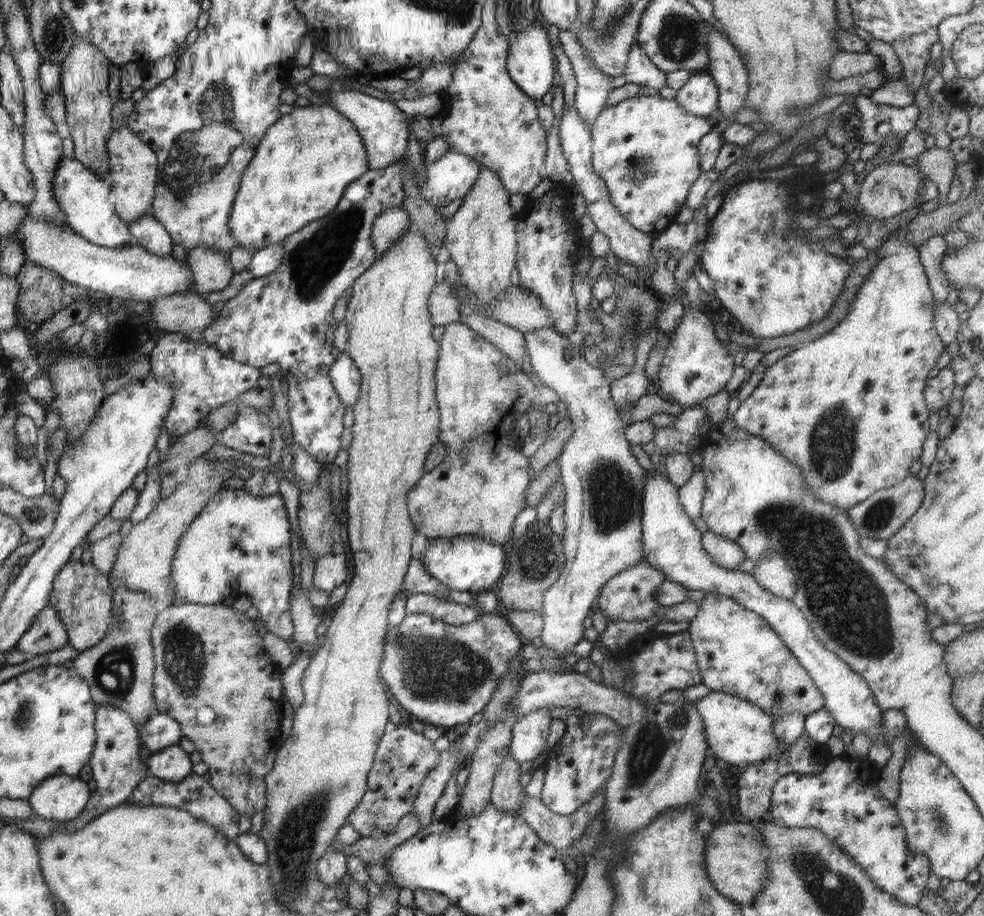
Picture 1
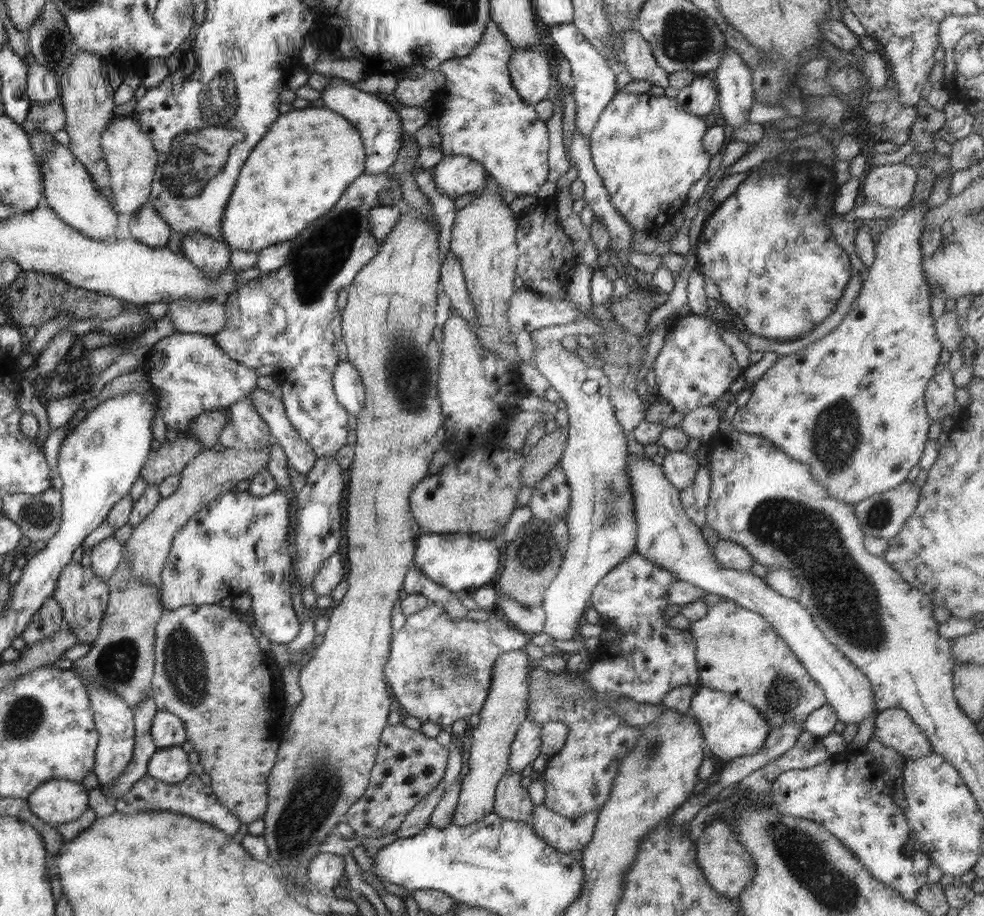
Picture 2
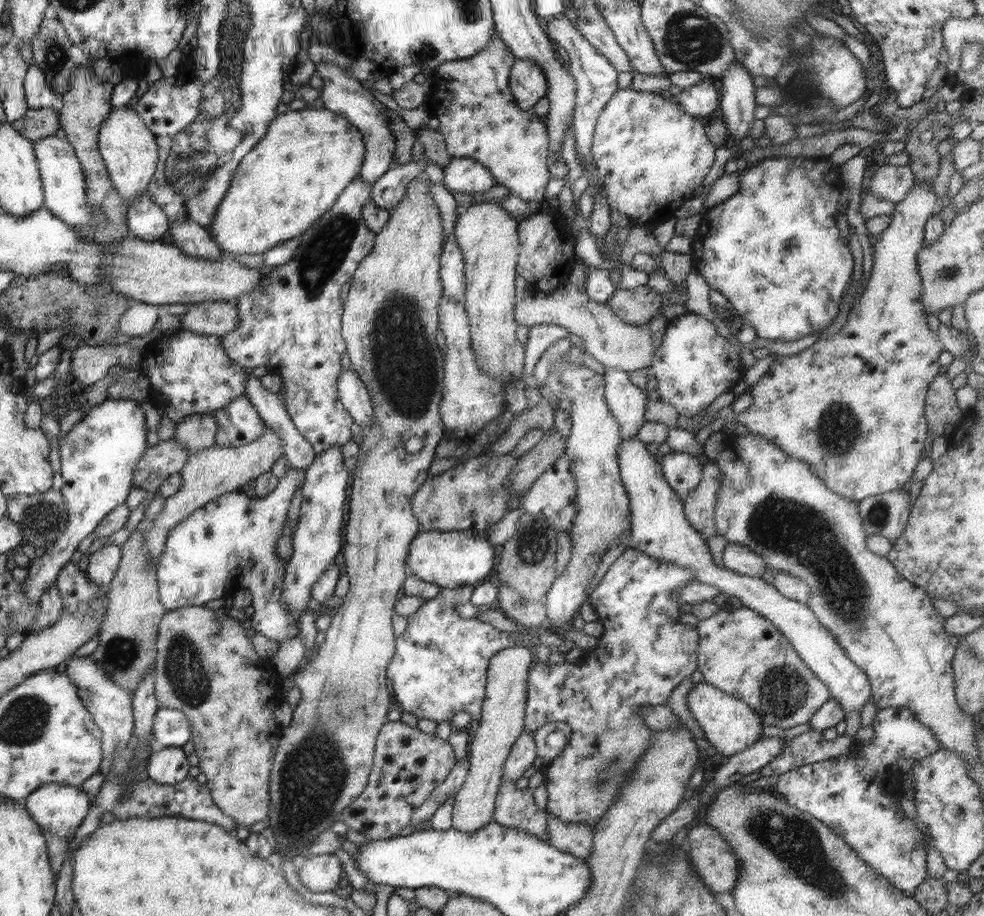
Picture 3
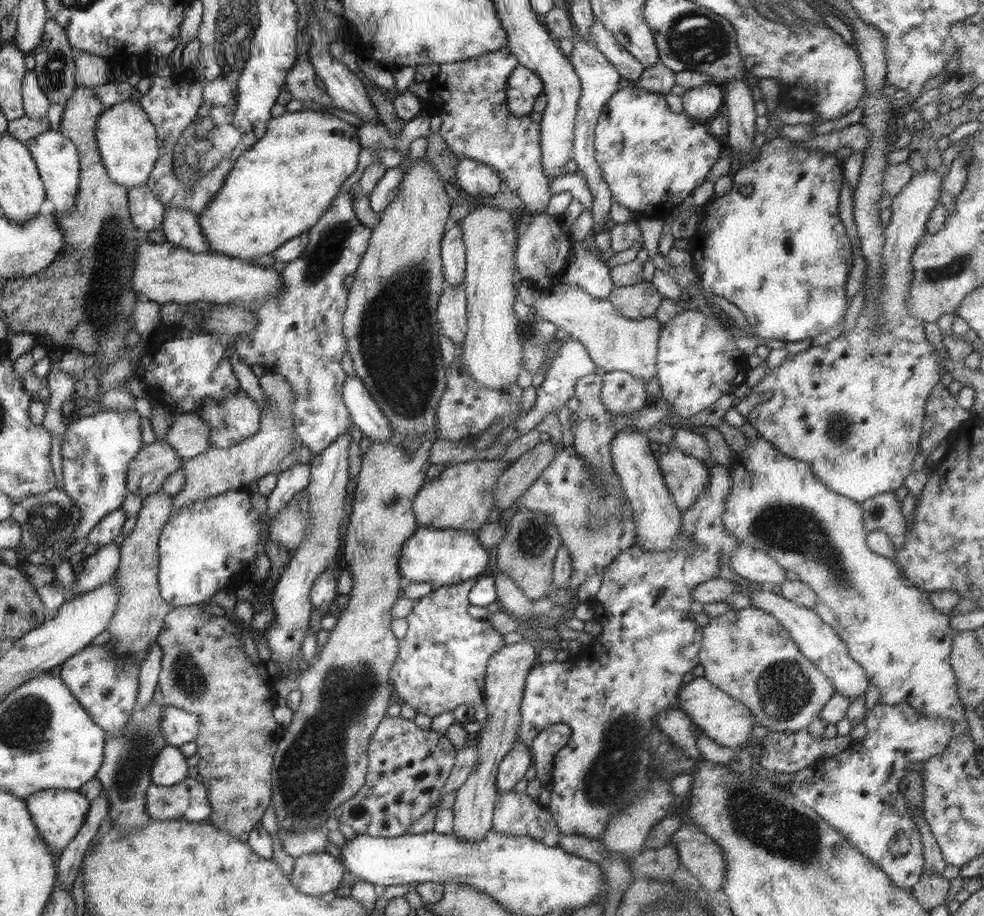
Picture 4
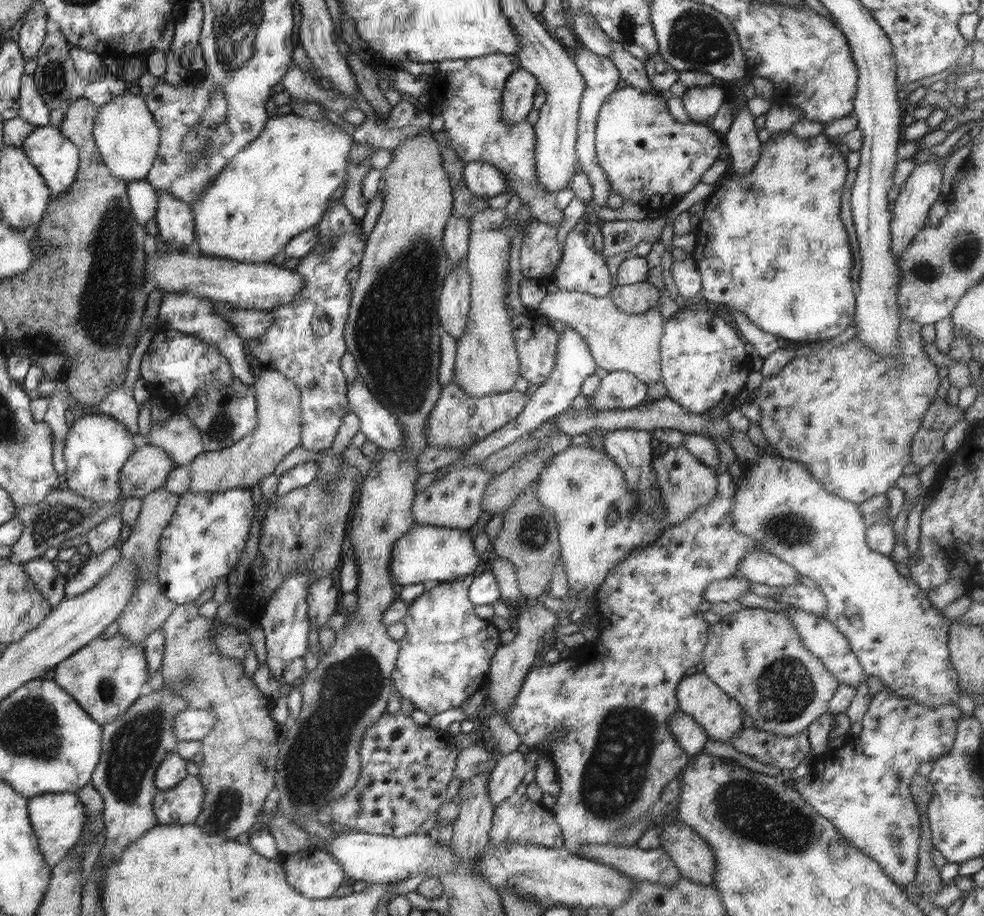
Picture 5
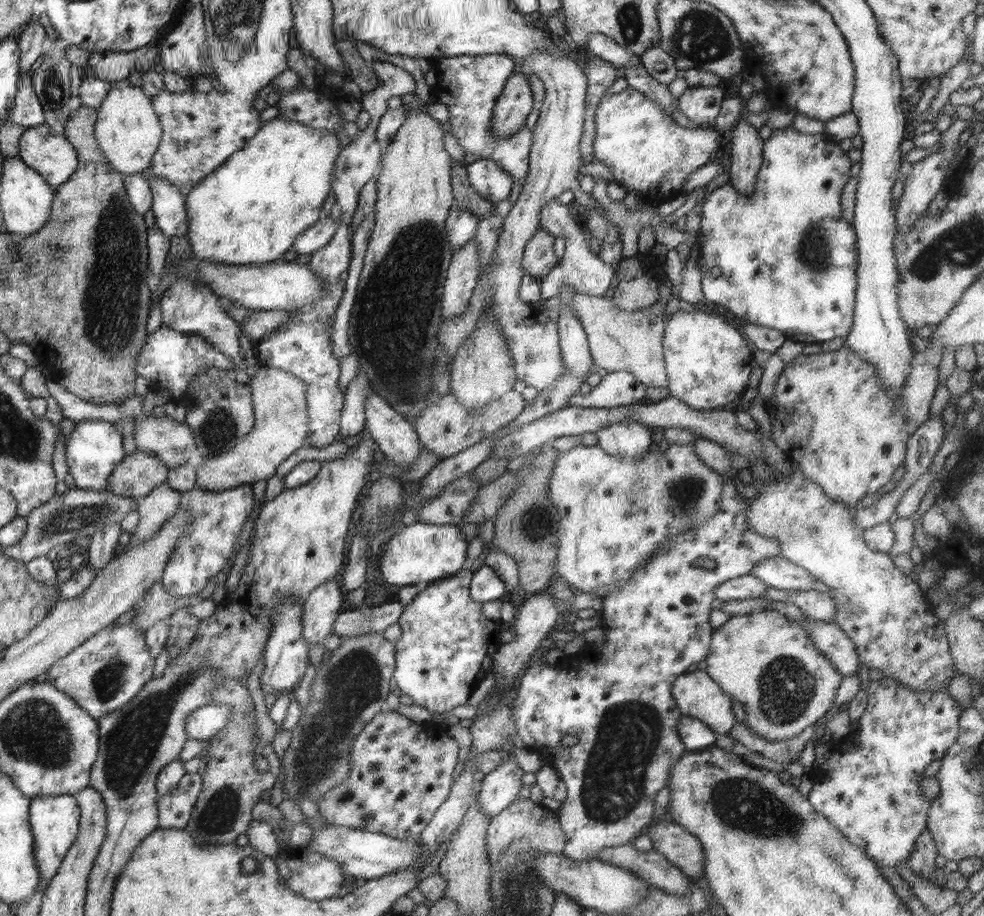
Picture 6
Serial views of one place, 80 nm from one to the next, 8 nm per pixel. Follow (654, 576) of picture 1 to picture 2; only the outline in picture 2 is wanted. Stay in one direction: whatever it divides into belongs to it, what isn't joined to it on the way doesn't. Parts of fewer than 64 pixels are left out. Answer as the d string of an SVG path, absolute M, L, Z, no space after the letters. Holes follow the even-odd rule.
M630 553L620 564L608 571L594 587L590 603L598 611L601 619L599 625L606 628L617 628L618 638L601 642L597 651L591 652L590 669L585 672L570 672L567 669L560 675L579 676L595 694L623 696L647 705L660 705L670 690L684 686L696 685L699 679L695 640L689 629L680 630L667 624L664 618L666 606L670 606L667 588L674 584L677 576L669 570L657 567L651 560L638 554Z

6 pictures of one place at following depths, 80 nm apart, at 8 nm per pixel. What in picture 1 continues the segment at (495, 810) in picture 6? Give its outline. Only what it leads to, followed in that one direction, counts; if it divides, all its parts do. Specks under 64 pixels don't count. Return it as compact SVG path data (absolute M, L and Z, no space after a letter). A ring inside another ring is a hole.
M547 707L520 716L513 726L508 748L511 757L522 763L540 756L545 750L551 720Z

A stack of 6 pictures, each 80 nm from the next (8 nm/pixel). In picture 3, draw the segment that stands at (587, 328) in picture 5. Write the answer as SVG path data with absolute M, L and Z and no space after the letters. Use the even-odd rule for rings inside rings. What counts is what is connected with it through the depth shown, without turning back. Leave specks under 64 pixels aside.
M566 282L552 292L533 291L518 297L515 302L515 319L518 325L556 324L566 328L569 334L582 338L584 350L598 360L605 368L617 368L636 372L642 368L651 369L655 355L654 338L649 324L636 326L618 318L606 303L592 300L578 285Z

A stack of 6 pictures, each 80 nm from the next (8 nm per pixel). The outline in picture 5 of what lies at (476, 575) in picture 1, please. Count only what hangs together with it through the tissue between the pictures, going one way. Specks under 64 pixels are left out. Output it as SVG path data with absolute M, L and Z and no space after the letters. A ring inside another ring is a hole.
M416 523L393 544L389 562L391 579L401 586L438 585L473 574L481 559L480 554L475 551L473 538L474 535L469 530Z

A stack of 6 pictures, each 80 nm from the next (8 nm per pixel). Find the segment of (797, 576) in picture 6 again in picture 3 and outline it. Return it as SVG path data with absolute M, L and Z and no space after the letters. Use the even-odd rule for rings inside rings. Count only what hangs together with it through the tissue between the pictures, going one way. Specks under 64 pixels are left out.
M734 543L726 545L723 561L726 569L756 578L763 578L767 566L767 562L761 554Z

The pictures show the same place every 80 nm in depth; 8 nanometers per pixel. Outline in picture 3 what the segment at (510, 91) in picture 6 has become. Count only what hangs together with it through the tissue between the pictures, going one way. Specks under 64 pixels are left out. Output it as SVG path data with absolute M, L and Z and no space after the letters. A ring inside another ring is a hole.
M514 60L509 74L509 87L517 106L522 110L530 110L542 97L546 97L548 85L536 63Z

